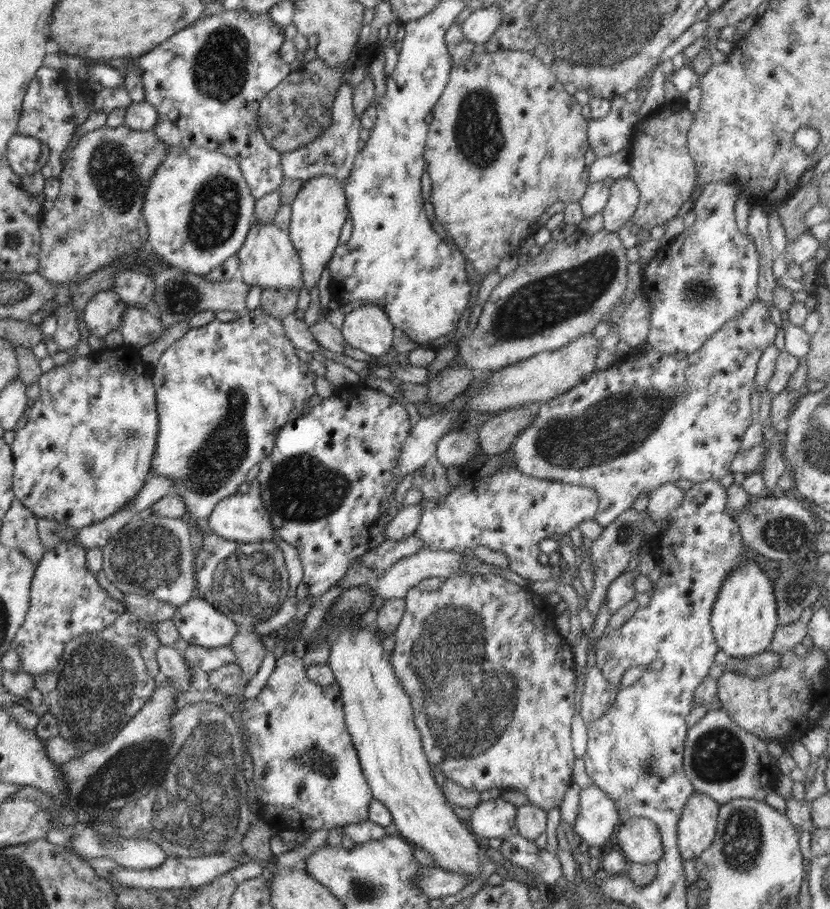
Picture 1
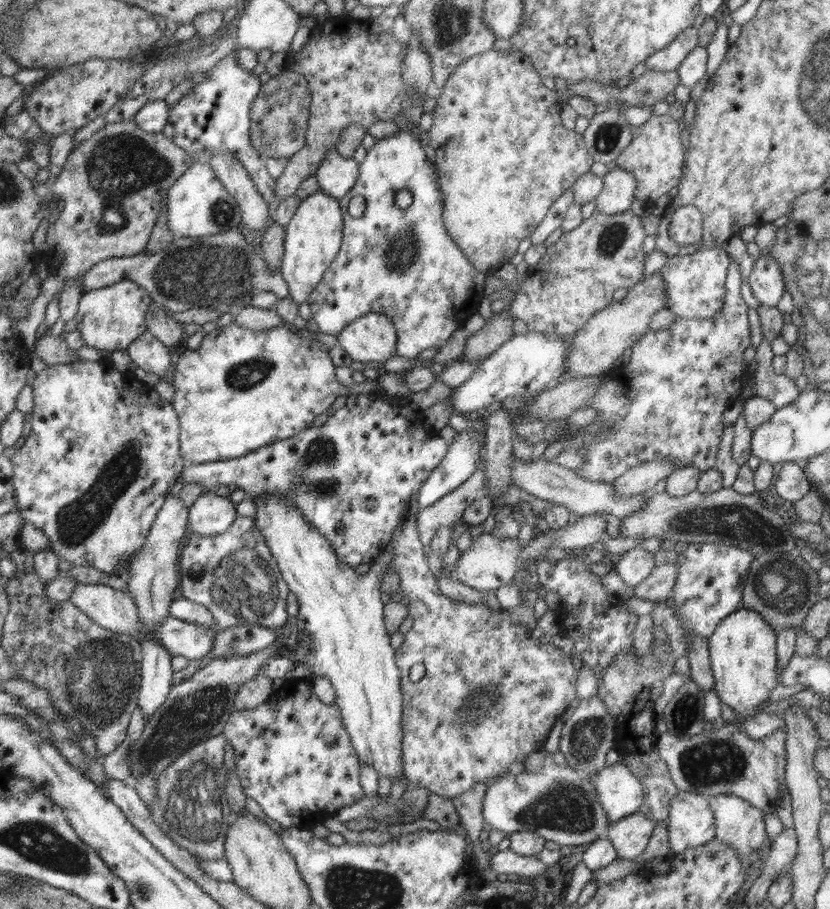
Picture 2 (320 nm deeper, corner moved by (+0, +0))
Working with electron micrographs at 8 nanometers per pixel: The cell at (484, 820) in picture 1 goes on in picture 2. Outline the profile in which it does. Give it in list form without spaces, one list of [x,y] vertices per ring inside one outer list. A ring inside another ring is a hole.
[[[548,760],[539,771],[504,772],[487,787],[482,818],[494,830],[509,836],[516,832],[536,833],[546,841],[564,846],[580,846],[605,836],[611,826],[602,810],[594,785],[579,771]]]

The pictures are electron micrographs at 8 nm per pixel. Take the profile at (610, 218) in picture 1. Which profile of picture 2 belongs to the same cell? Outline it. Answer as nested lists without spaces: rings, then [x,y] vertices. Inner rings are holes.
[[[609,169],[603,178],[602,190],[594,200],[594,207],[599,213],[609,215],[630,210],[636,185],[636,179],[627,170]]]

